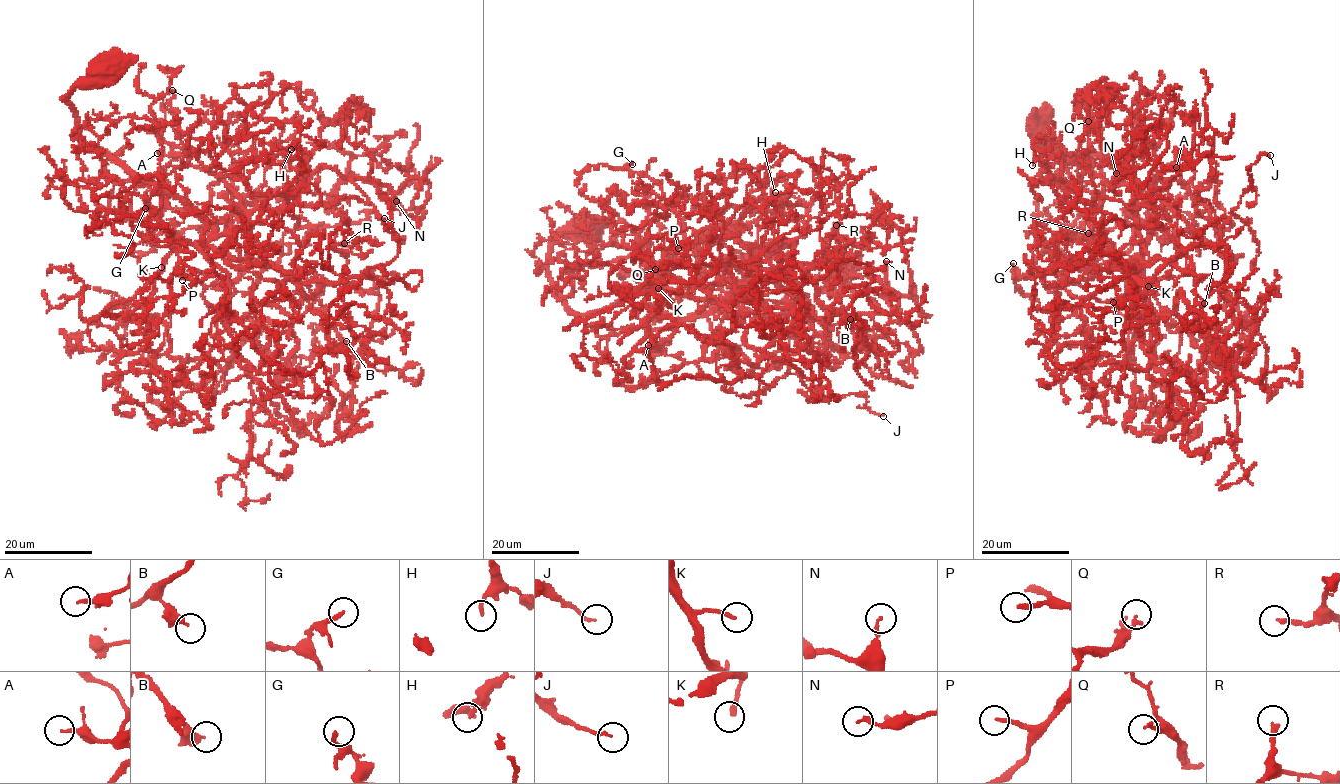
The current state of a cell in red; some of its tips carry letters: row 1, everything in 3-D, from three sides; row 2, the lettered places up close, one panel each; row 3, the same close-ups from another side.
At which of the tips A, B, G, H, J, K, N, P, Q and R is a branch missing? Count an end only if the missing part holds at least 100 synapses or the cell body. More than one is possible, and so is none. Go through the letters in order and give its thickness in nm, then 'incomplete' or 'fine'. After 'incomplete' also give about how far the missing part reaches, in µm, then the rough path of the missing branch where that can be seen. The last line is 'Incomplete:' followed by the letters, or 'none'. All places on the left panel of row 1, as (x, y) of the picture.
A: 160 nm | fine
B: 360 nm | fine
G: 220 nm | fine
H: 170 nm | fine
J: 140 nm | fine
K: 200 nm | incomplete | 60 µm | (161, 267), (137, 271), (103, 259), (68, 286), (68, 306), (77, 316), (106, 320), (108, 344), (128, 337)
N: 180 nm | fine
P: 190 nm | incomplete | 40 µm | (182, 280), (148, 274), (139, 266), (123, 267), (107, 283), (80, 291), (80, 301), (85, 297), (89, 304)
Q: 180 nm | fine
R: 240 nm | fine
Incomplete: K, P

